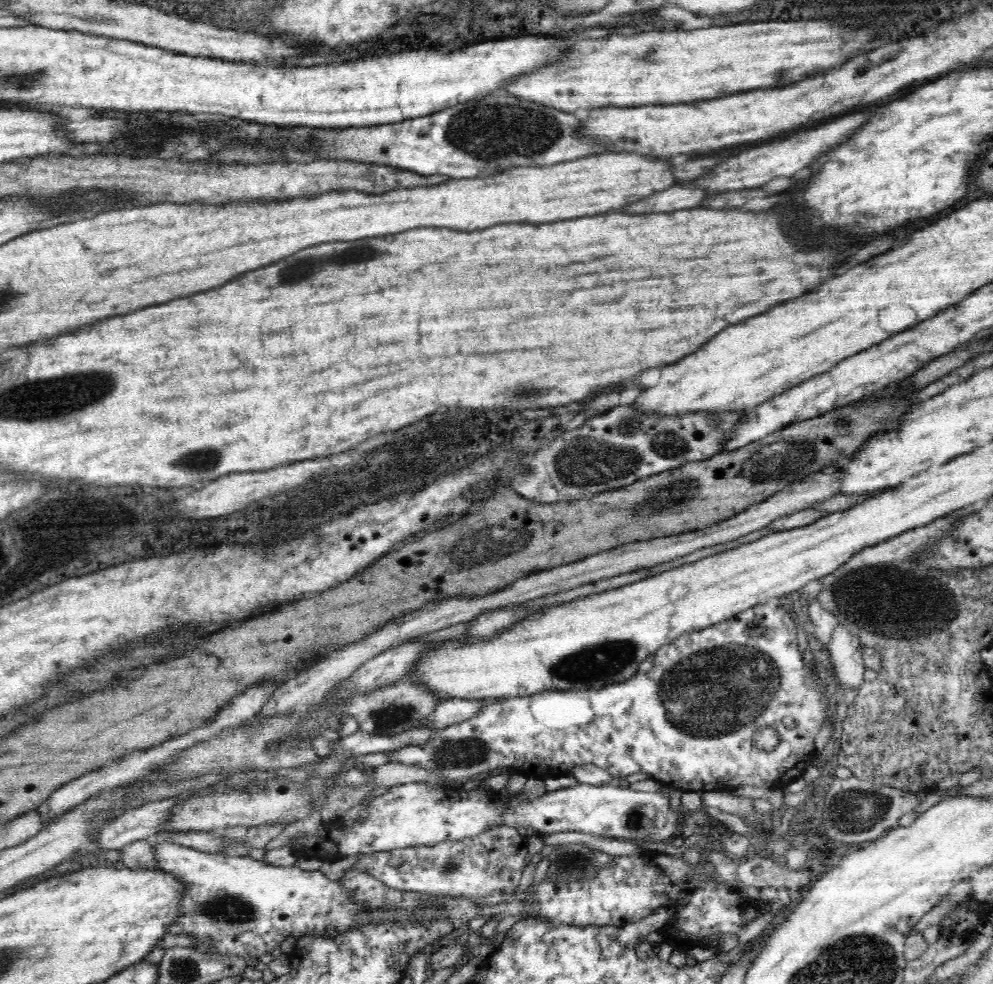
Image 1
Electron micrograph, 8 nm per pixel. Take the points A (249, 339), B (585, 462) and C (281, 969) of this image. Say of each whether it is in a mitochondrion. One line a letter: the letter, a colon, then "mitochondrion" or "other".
A: other
B: mitochondrion
C: other

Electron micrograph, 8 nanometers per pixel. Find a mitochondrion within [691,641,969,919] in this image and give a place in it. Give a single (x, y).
(855, 813)

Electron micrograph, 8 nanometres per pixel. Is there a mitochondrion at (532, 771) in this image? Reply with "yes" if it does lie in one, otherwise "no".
no

